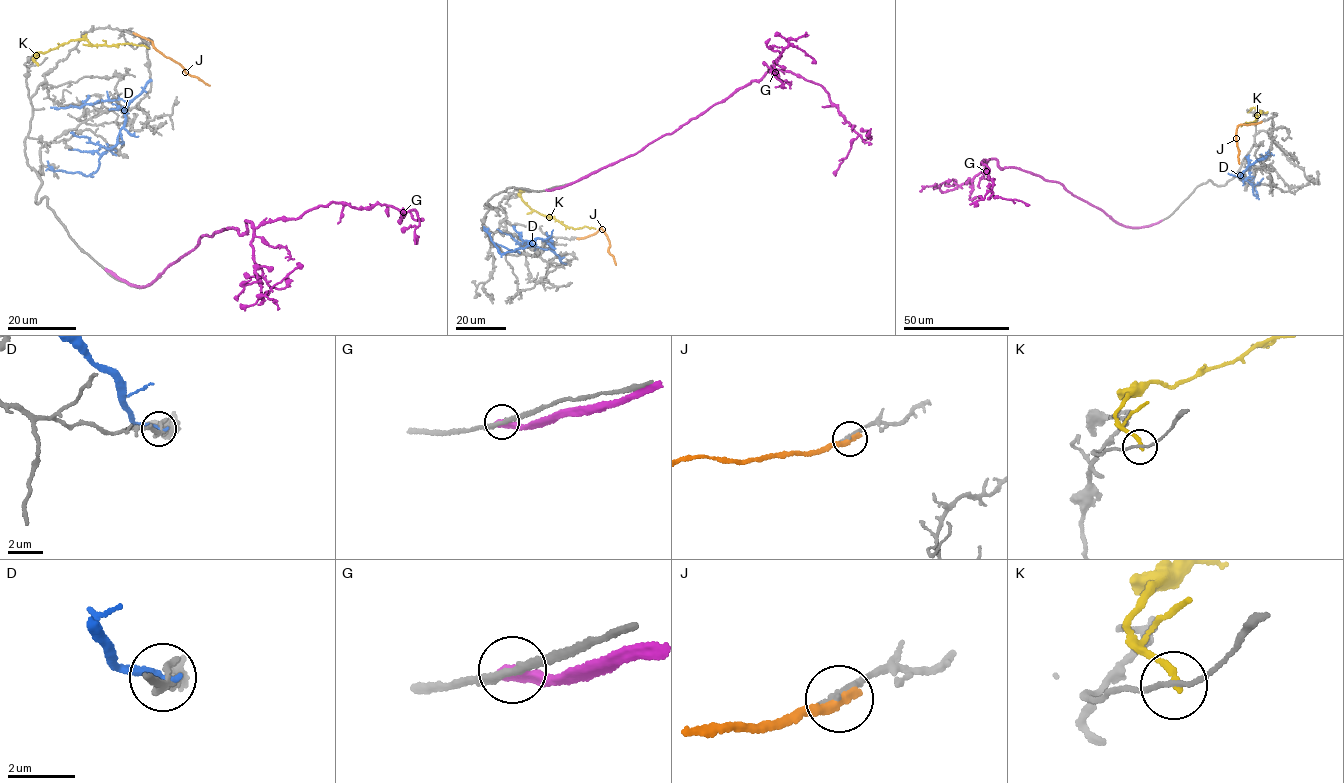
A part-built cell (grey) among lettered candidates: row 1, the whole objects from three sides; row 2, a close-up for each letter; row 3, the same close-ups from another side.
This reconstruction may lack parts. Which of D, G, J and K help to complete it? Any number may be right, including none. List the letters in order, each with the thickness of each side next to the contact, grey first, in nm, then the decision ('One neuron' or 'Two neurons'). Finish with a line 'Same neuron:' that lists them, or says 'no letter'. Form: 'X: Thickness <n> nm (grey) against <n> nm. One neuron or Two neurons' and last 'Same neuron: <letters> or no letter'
D: Thickness 180 nm (grey) against 360 nm. Two neurons
G: Thickness 220 nm (grey) against 440 nm. Two neurons
J: Thickness 260 nm (grey) against 320 nm. Two neurons
K: Thickness 110 nm (grey) against 200 nm. Two neurons
Same neuron: no letter

